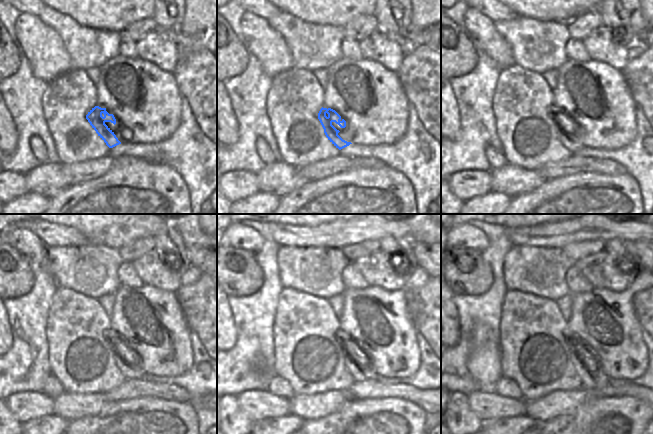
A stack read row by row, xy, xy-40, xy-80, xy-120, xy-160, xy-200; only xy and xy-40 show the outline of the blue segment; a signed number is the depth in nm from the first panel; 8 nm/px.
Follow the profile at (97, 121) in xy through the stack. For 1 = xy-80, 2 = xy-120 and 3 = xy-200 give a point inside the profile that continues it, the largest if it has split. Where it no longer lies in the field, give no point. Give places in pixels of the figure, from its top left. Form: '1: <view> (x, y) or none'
1: xy-80 (563, 120)
2: xy-120 (127, 359)
3: xy-200 (585, 359)

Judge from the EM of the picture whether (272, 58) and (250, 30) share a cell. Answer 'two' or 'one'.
one

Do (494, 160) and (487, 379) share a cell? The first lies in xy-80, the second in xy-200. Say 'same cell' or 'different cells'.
different cells

